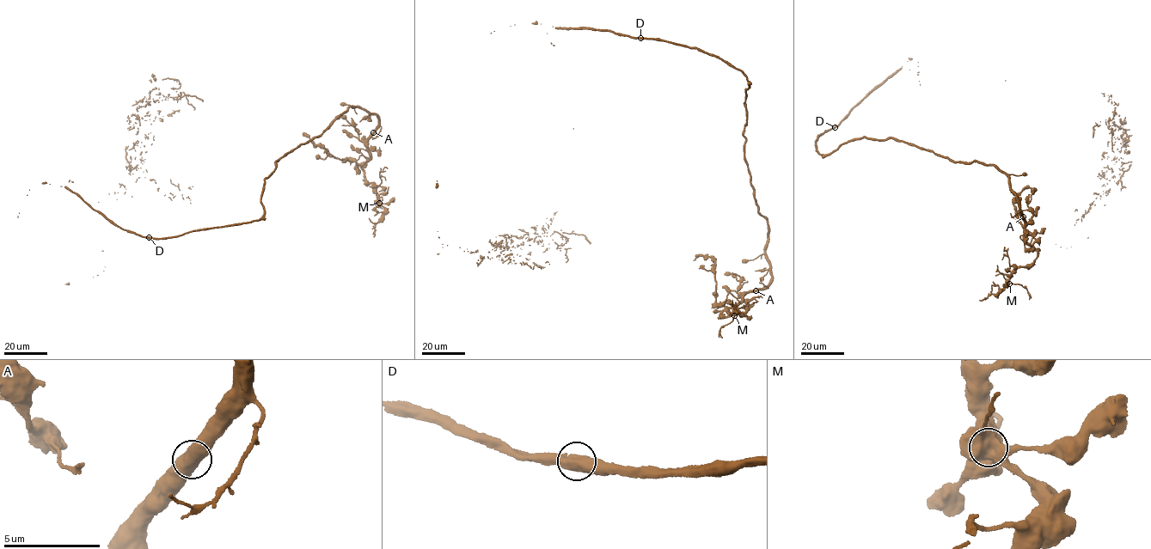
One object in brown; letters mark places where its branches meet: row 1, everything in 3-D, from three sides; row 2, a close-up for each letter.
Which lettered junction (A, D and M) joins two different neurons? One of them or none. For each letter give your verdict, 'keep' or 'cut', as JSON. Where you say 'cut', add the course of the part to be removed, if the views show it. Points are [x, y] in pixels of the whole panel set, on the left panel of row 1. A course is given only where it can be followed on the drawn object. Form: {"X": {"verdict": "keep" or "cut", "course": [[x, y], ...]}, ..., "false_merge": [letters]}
{"A": {"verdict": "keep"}, "D": {"verdict": "keep"}, "M": {"verdict": "keep"}, "false_merge": []}

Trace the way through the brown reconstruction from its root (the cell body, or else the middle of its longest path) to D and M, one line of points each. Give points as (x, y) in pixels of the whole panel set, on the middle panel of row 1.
D: (756, 289), (772, 277), (768, 221), (758, 211), (745, 157), (747, 78), (696, 49), (640, 38)
M: (756, 289), (747, 292), (738, 303), (725, 310), (719, 316), (729, 316), (736, 312), (734, 315)

